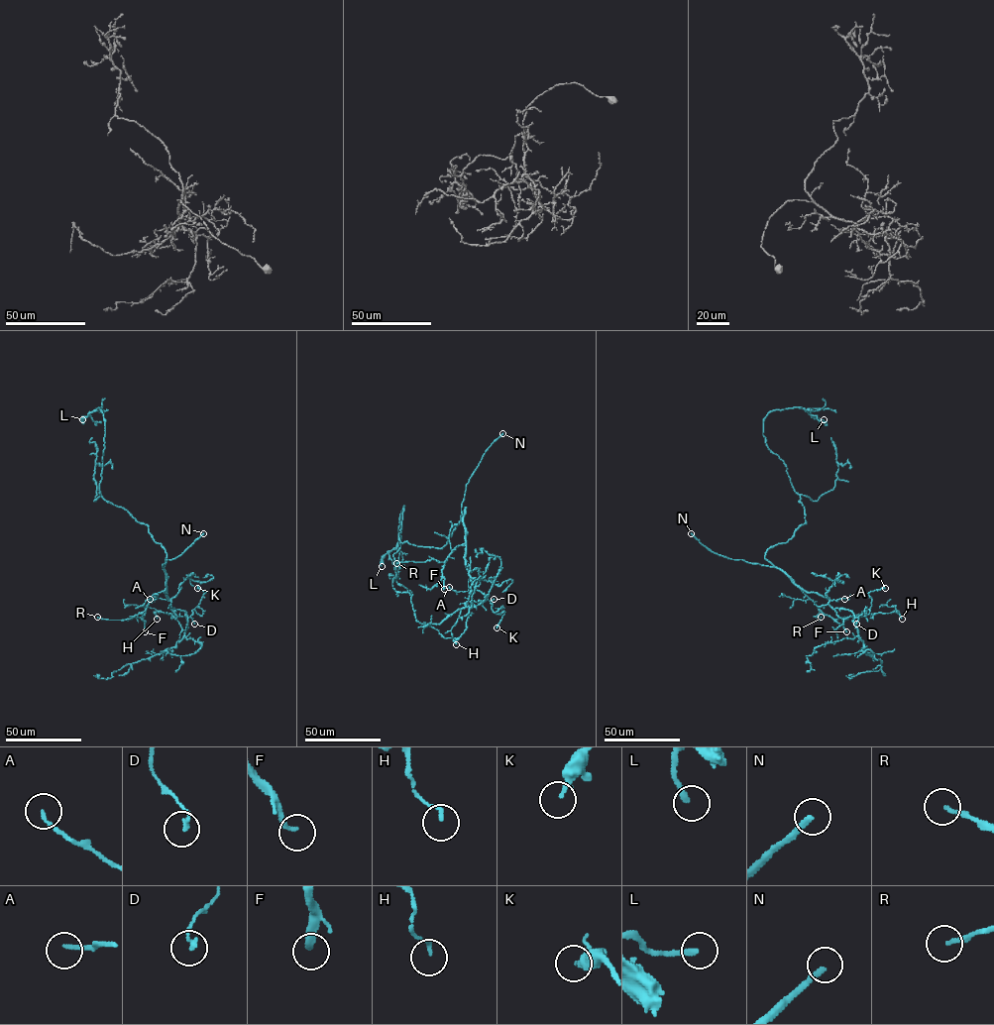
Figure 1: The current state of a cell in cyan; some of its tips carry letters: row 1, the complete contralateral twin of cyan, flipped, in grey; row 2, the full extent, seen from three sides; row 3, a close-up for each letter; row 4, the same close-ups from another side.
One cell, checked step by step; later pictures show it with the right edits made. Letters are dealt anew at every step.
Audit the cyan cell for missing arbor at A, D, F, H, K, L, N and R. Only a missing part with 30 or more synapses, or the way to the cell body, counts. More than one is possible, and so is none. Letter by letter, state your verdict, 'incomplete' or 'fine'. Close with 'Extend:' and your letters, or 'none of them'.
A: fine
D: fine
F: incomplete
H: fine
K: fine
L: incomplete
N: incomplete
R: fine
Extend: F, L, N

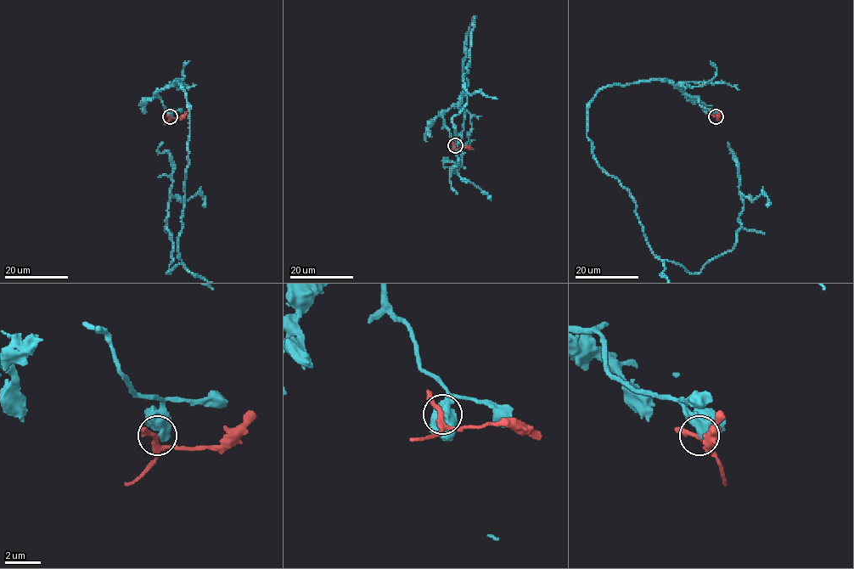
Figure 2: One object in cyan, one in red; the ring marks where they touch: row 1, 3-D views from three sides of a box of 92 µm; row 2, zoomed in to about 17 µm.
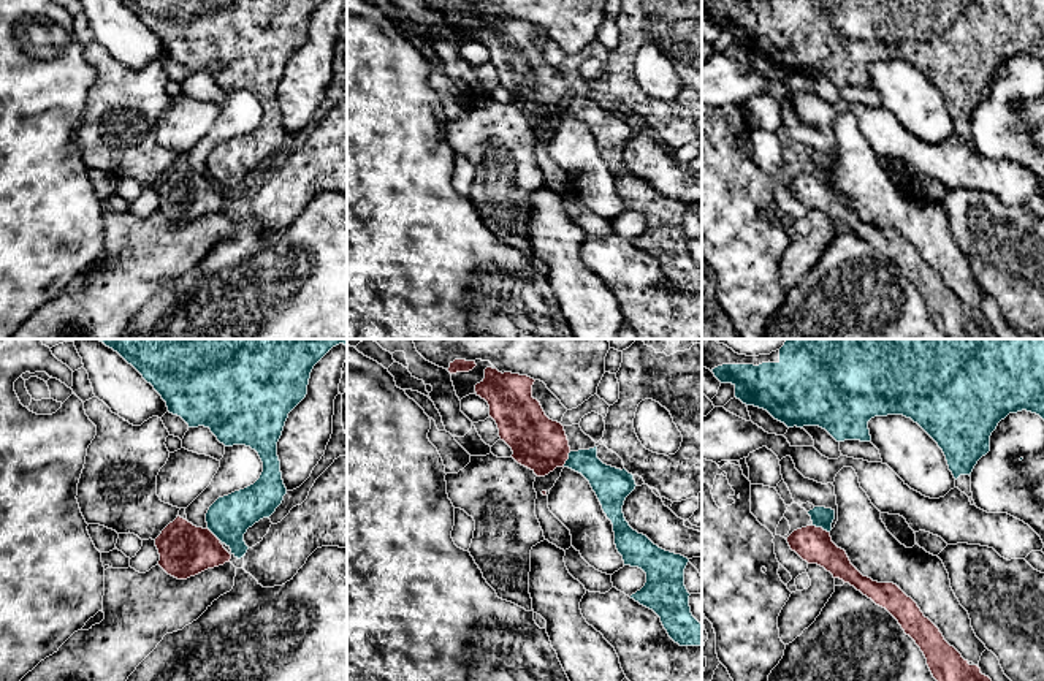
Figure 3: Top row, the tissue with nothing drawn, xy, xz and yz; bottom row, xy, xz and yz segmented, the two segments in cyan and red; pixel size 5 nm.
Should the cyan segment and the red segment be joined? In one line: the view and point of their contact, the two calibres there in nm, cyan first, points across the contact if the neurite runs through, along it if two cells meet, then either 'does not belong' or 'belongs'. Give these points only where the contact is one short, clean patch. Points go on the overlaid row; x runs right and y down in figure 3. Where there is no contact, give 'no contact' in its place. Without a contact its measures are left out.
yz (821, 526) | 110/180 nm | along yz (813, 525), (829, 532) | does not belong

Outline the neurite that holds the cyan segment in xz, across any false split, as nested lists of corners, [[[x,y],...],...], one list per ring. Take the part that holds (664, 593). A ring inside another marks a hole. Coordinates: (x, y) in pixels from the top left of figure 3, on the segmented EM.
[[[597,447],[570,451],[564,467],[581,474],[589,481],[613,524],[615,545],[624,565],[638,567],[646,573],[645,586],[631,599],[653,610],[675,643],[700,646],[702,624],[691,613],[691,594],[684,586],[684,569],[689,559],[659,548],[646,535],[634,531],[624,518],[624,500],[637,486],[634,475],[626,469],[604,464],[597,458]]]

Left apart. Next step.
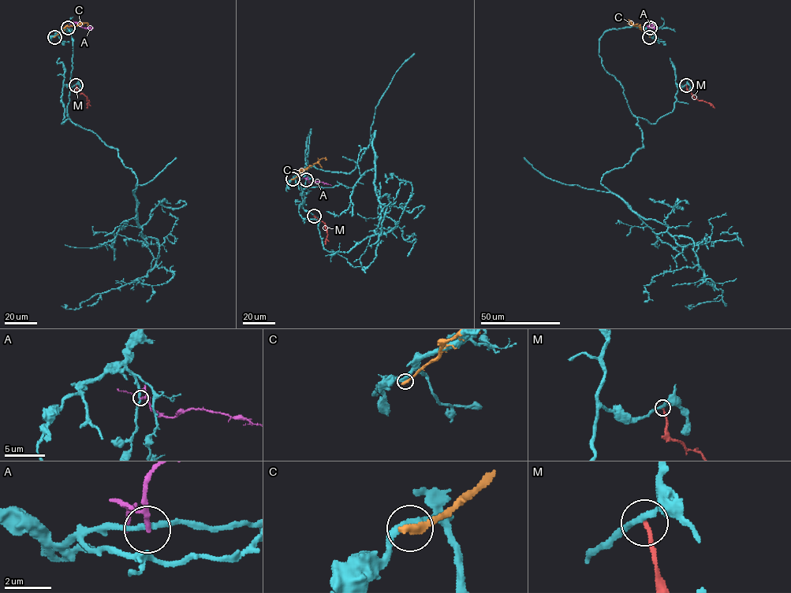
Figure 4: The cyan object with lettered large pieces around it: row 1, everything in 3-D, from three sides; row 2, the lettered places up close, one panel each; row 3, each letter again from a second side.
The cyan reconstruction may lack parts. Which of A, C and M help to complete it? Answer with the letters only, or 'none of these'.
none of these

